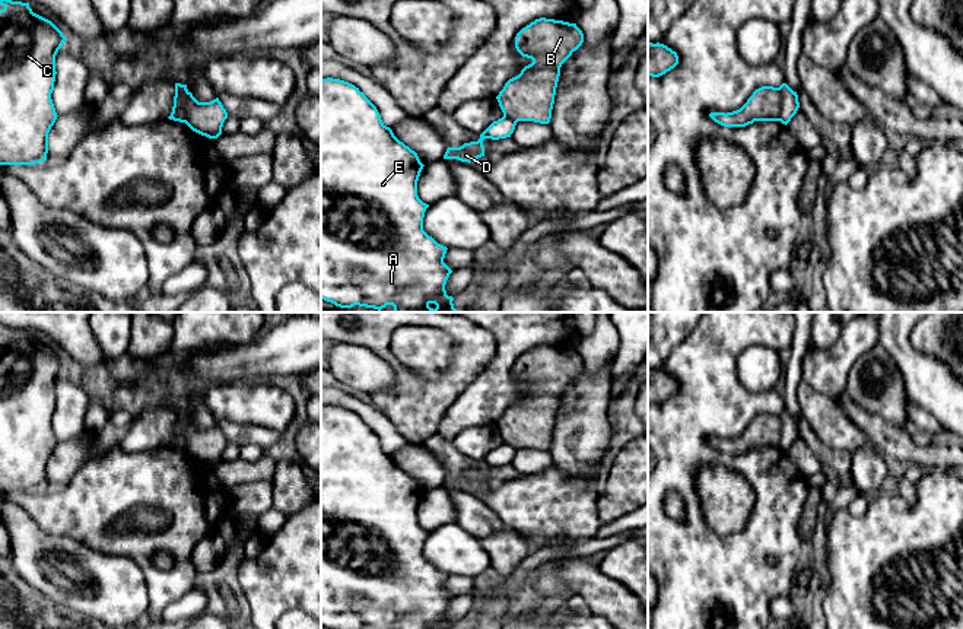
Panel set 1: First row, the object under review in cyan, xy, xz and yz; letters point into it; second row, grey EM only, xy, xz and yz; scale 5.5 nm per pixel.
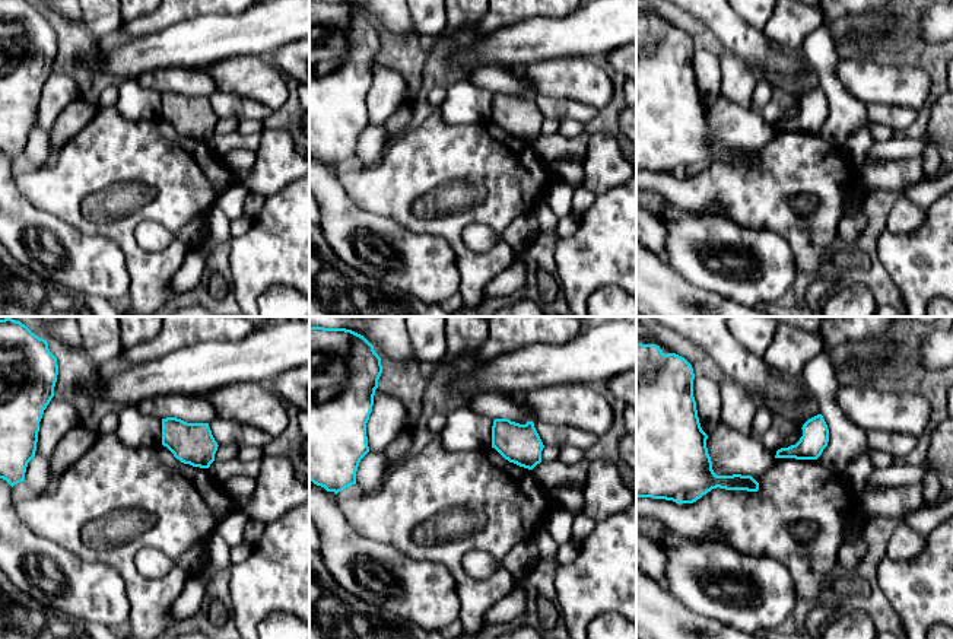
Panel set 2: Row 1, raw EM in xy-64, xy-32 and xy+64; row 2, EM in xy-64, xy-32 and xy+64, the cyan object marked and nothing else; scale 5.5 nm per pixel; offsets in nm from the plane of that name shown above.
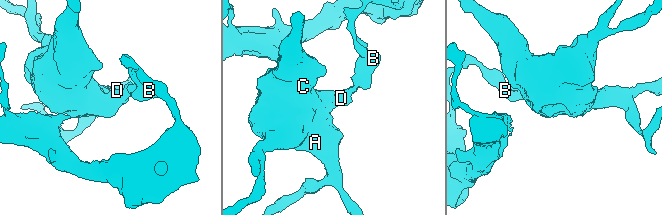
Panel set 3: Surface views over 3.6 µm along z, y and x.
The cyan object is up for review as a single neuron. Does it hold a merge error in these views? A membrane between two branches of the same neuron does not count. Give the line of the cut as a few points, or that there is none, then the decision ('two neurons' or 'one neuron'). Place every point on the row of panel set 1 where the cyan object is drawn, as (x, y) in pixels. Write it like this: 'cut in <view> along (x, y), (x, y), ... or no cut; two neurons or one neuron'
cut in yz along (776, 88), (779, 92), (781, 120); two neurons

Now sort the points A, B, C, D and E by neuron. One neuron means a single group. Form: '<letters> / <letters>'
A C D E / B

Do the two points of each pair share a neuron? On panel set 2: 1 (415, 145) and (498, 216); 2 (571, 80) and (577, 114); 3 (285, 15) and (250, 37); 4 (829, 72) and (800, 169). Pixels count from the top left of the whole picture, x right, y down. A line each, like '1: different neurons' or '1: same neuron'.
1: same neuron
2: different neurons
3: same neuron
4: different neurons

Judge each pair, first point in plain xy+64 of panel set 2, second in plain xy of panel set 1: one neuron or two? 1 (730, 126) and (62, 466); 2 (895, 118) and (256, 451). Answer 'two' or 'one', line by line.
1: one
2: two

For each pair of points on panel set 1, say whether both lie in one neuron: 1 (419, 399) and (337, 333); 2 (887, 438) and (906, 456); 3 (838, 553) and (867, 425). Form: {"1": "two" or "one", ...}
{"1": "one", "2": "one", "3": "two"}

